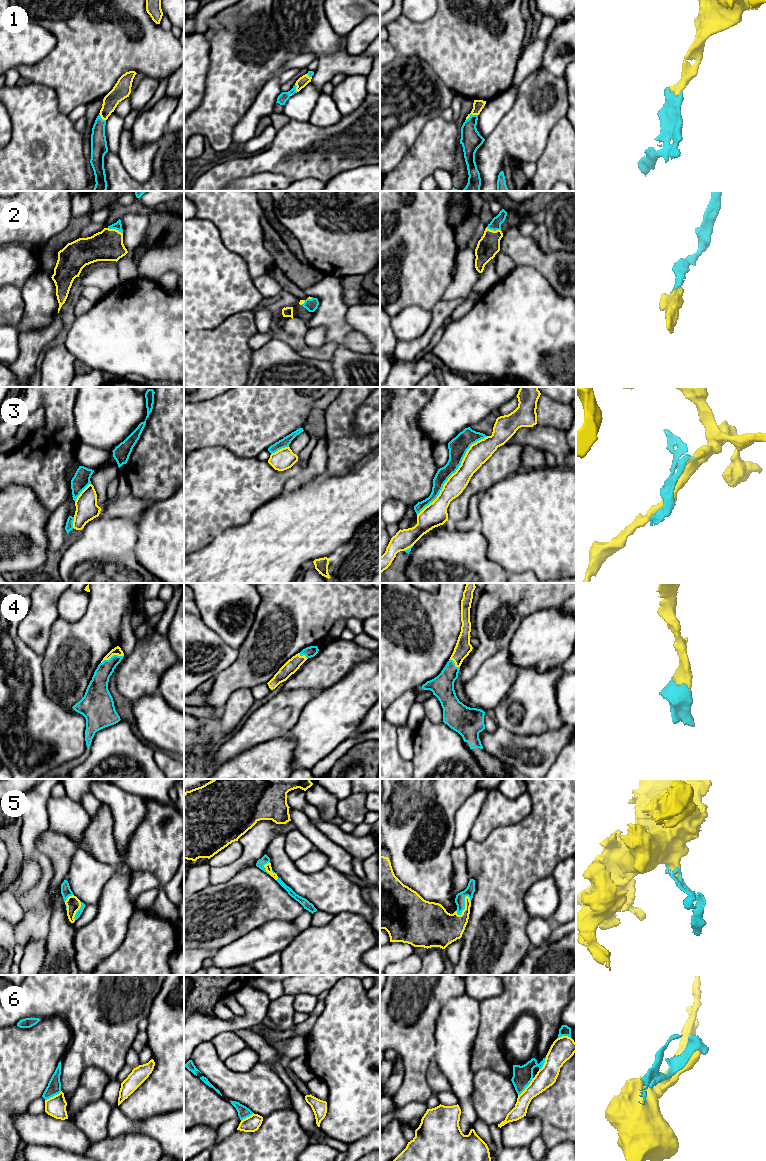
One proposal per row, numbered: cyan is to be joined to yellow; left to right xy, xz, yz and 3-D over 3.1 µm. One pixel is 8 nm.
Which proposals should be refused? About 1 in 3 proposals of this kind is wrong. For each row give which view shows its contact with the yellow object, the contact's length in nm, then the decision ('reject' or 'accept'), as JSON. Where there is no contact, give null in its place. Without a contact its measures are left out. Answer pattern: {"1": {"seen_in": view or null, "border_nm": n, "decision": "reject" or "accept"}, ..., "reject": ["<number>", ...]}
{"1": {"seen_in": "yz", "border_nm": 110, "decision": "accept"}, "2": {"seen_in": "yz", "border_nm": 130, "decision": "accept"}, "3": {"seen_in": "yz", "border_nm": 850, "decision": "reject"}, "4": {"seen_in": "xy", "border_nm": 200, "decision": "accept"}, "5": {"seen_in": "yz", "border_nm": 180, "decision": "accept"}, "6": {"seen_in": "yz", "border_nm": 190, "decision": "reject"}, "reject": ["3", "6"]}

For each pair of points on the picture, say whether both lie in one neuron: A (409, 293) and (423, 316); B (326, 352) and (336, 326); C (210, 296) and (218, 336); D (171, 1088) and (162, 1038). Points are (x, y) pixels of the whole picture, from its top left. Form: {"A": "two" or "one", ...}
{"A": "two", "B": "two", "C": "two", "D": "one"}

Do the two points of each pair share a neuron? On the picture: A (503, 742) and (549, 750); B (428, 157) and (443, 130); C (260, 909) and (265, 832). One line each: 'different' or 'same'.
A: same
B: same
C: different

